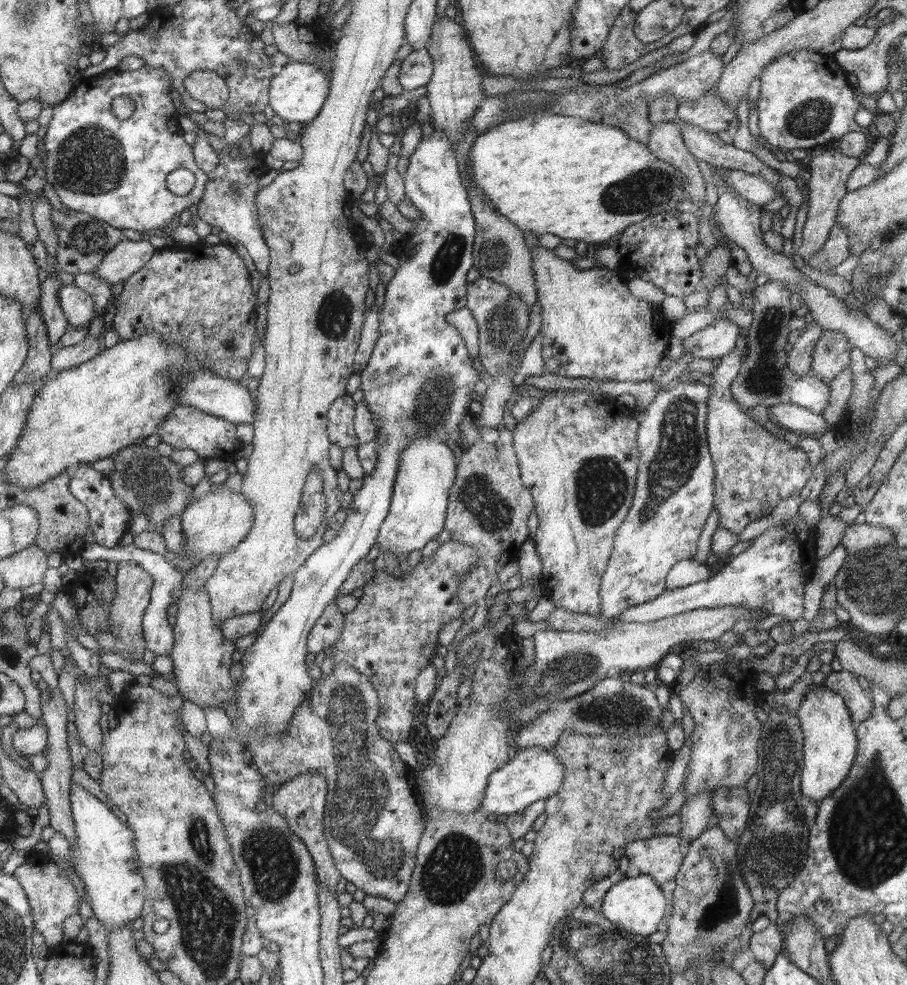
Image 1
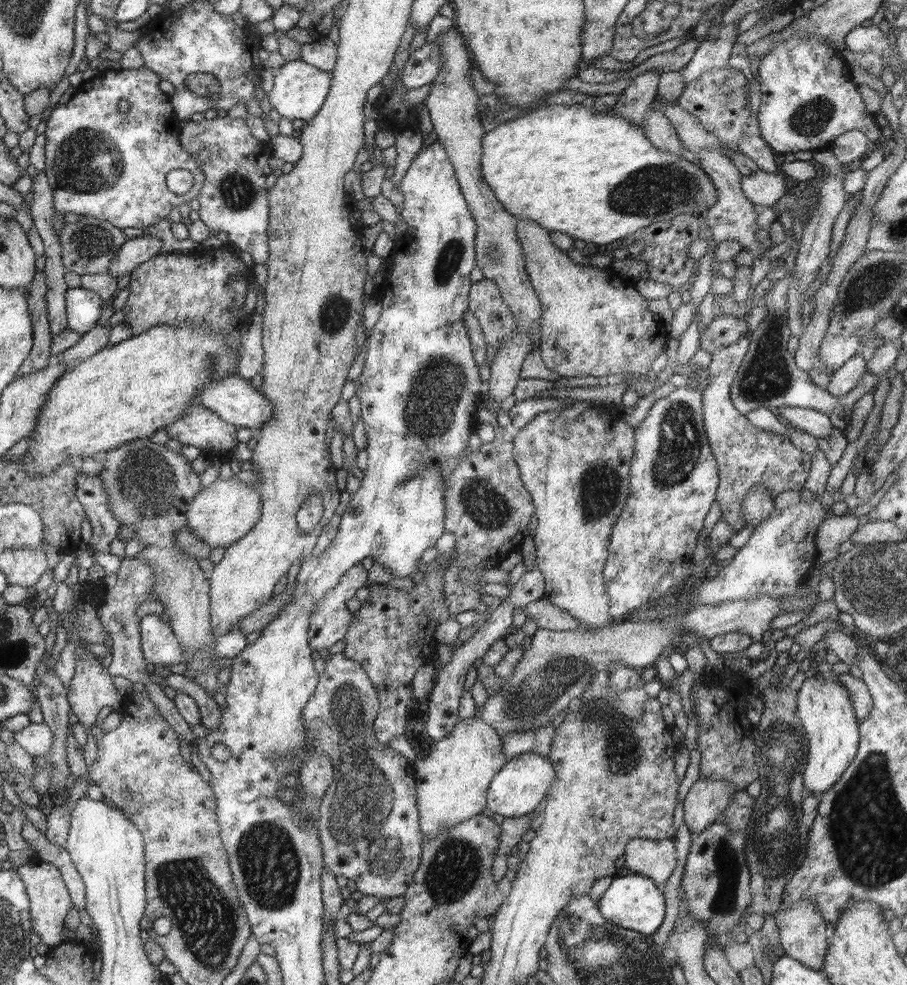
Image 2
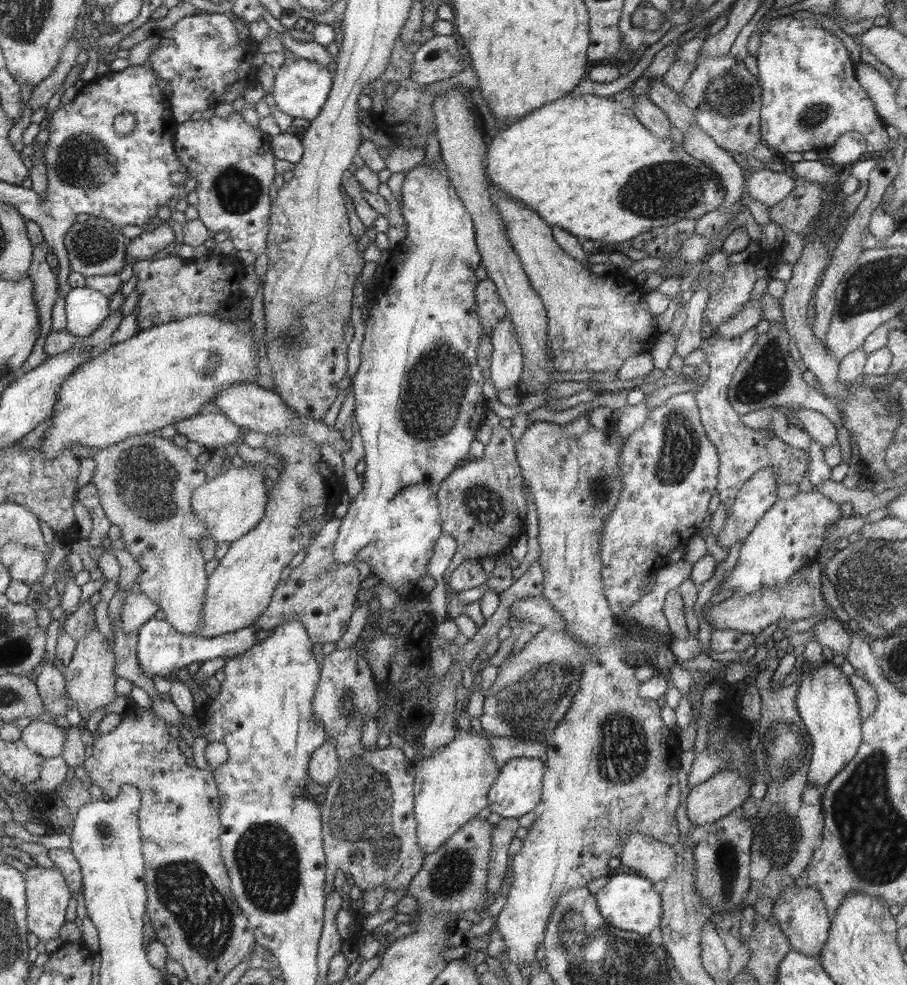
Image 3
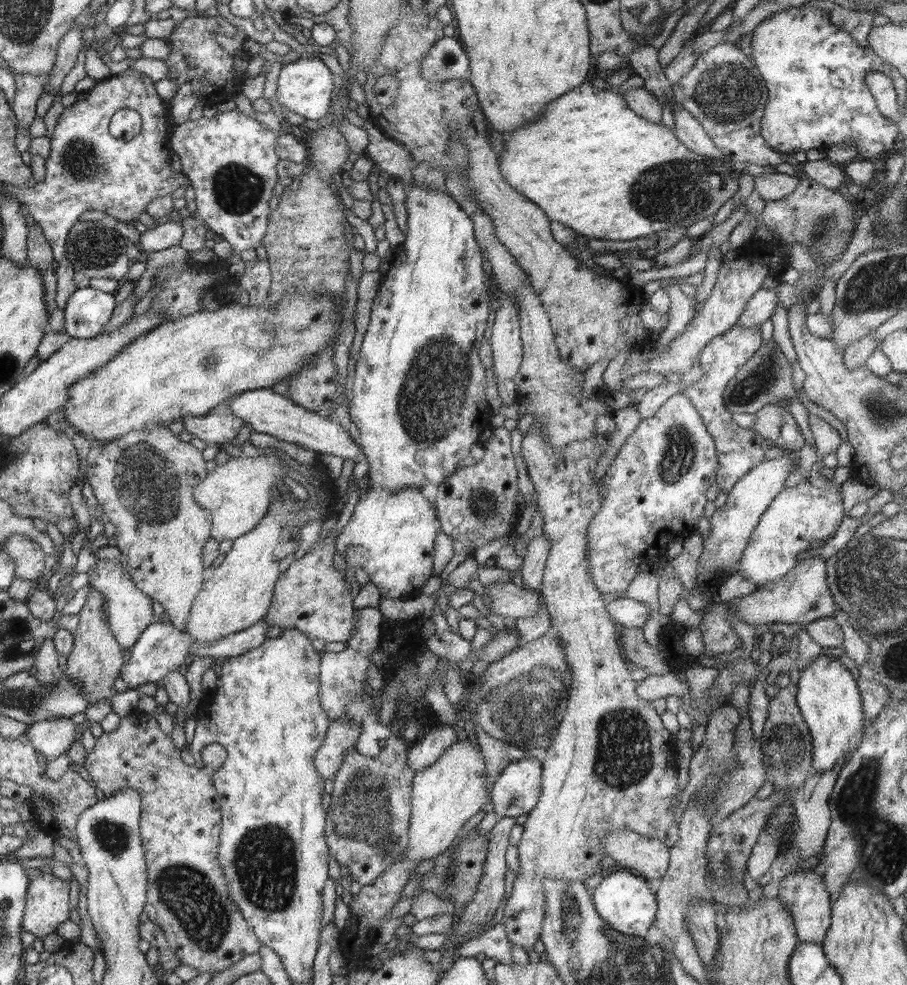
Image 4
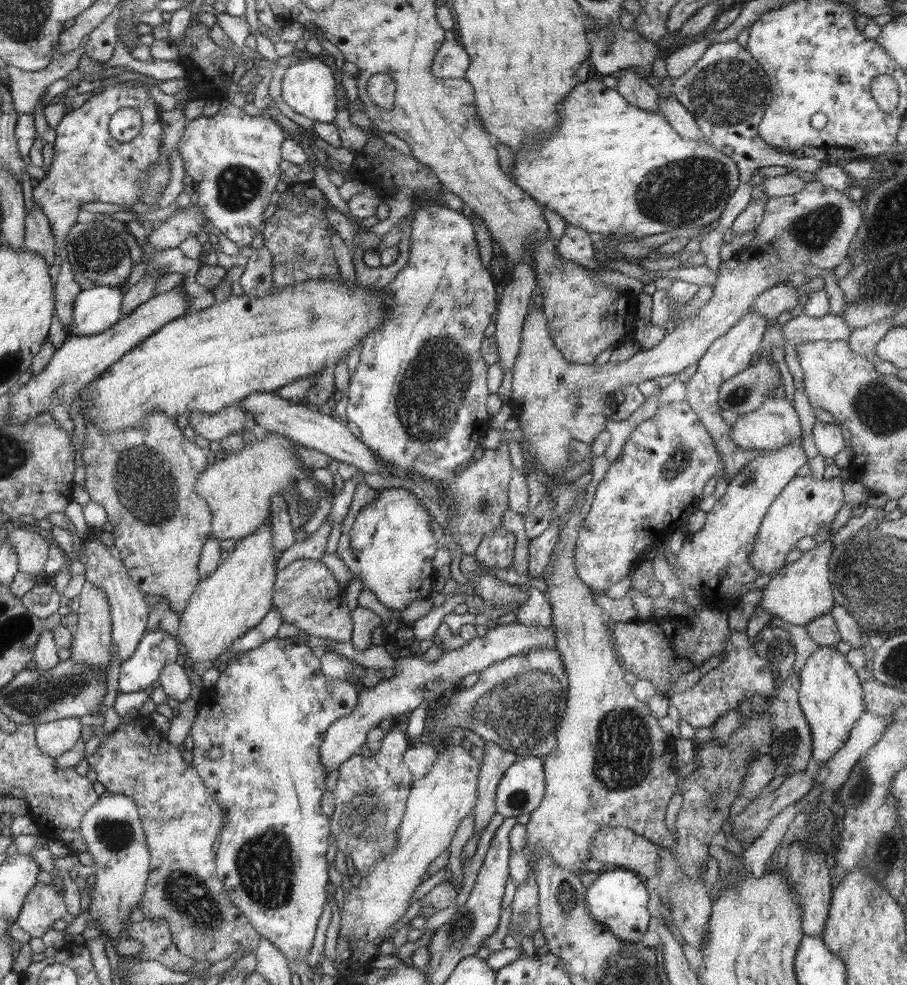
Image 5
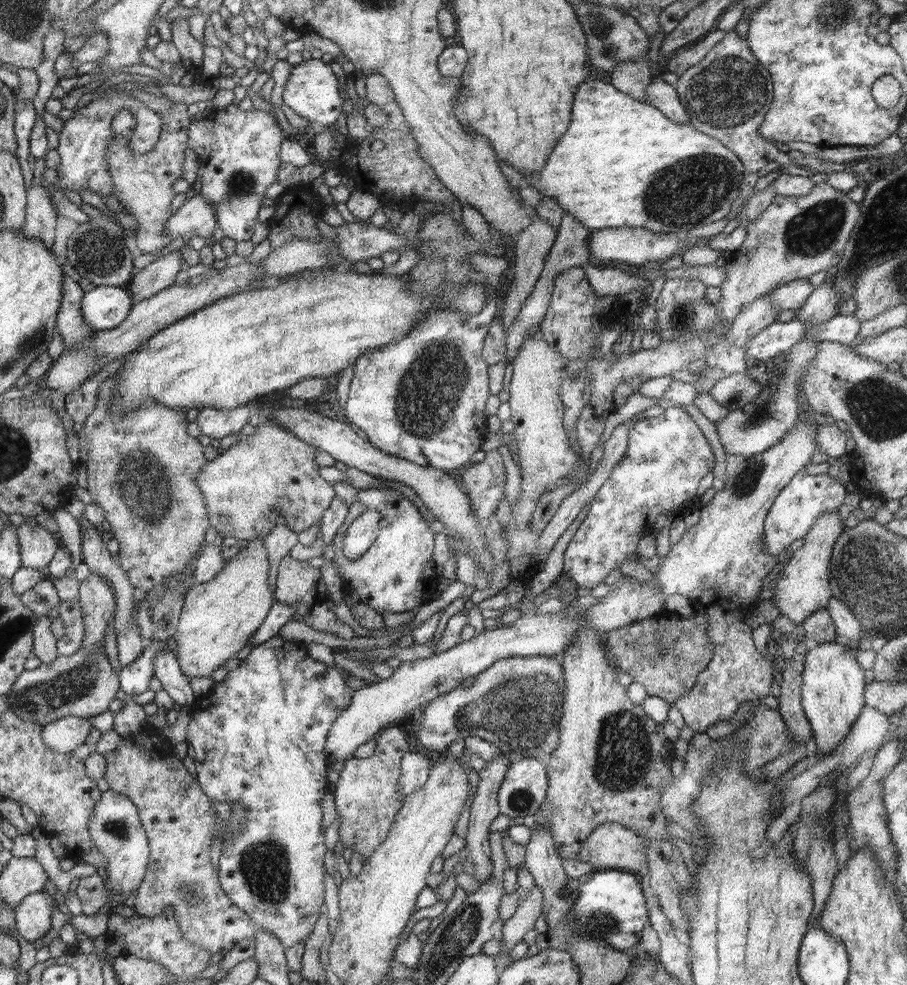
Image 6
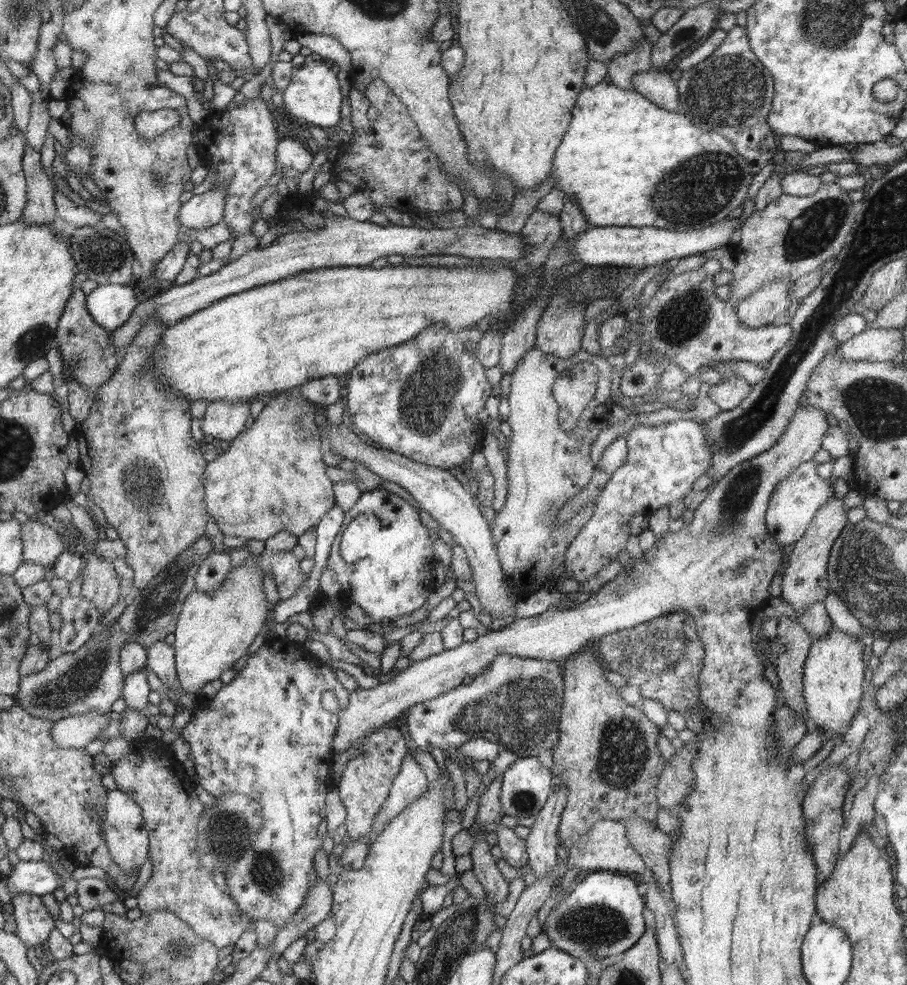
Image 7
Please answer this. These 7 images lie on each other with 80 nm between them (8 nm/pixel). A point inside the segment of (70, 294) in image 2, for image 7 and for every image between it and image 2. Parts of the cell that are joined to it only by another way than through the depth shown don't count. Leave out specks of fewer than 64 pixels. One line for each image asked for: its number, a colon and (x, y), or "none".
3: (85, 308)
4: (87, 311)
5: (95, 310)
6: (104, 308)
7: (111, 306)

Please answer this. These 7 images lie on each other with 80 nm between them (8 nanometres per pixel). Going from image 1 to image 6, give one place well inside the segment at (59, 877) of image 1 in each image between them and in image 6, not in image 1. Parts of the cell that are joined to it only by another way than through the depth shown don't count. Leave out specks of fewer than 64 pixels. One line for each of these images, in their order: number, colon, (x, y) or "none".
2: (51, 900)
3: (48, 894)
4: (47, 895)
5: (45, 905)
6: (33, 916)

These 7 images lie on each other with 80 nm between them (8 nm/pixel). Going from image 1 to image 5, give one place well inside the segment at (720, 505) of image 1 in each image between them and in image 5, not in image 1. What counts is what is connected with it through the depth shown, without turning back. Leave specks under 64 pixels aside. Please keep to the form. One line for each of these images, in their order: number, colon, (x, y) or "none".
2: (747, 456)
3: (743, 451)
4: (740, 450)
5: (732, 353)

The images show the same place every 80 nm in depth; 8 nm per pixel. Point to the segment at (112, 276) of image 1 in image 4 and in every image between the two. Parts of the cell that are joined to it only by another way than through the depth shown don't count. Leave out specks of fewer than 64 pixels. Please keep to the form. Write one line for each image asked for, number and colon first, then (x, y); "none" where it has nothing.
2: (137, 250)
3: (144, 246)
4: (162, 236)

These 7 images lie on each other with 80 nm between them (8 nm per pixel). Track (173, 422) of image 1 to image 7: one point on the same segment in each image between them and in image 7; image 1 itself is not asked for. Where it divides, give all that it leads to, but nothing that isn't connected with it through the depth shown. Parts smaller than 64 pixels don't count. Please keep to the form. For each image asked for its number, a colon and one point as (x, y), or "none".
2: (199, 426)
3: (211, 428)
4: (219, 425)
5: (214, 427)
6: (216, 424)
7: (223, 420)

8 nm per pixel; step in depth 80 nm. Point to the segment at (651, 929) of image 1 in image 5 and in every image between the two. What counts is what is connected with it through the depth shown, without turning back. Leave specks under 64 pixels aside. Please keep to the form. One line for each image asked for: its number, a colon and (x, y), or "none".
2: (632, 901)
3: (628, 901)
4: (625, 901)
5: (617, 899)

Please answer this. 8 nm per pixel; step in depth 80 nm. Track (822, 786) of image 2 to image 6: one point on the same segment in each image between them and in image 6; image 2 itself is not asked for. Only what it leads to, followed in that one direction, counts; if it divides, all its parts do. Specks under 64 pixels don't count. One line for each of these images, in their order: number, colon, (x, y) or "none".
3: (827, 704)
4: (829, 700)
5: (831, 696)
6: (833, 685)

